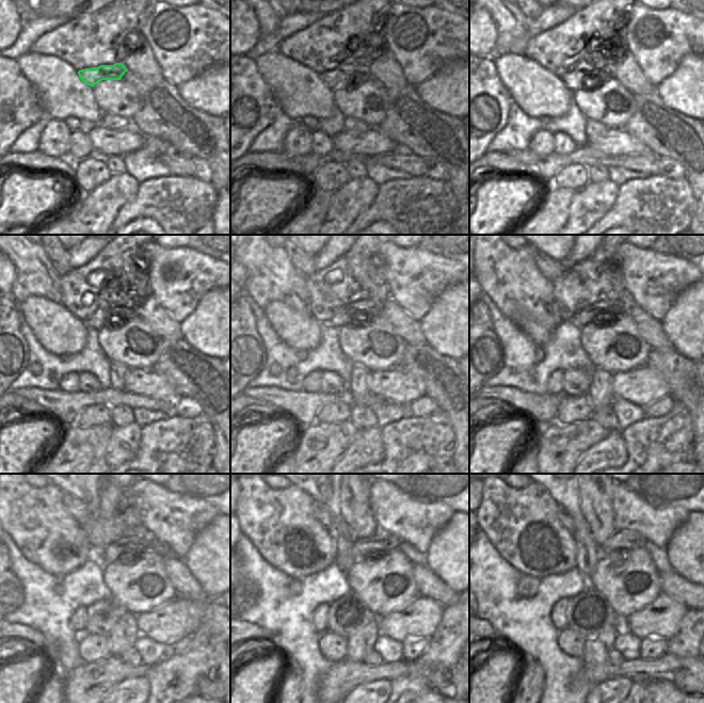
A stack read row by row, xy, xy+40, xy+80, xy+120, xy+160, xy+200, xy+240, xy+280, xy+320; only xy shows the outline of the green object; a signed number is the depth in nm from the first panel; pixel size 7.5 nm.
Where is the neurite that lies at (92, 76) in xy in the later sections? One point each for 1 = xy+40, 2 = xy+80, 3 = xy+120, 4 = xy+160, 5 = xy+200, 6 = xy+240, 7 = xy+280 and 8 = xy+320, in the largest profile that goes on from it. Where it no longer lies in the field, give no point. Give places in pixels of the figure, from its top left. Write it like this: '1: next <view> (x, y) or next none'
1: next xy+40 (341, 77)
2: next xy+80 (579, 78)
3: next xy+120 (101, 318)
4: next xy+160 (356, 312)
5: next xy+200 (595, 313)
6: next xy+240 (117, 552)
7: next xy+280 (381, 541)
8: next xy+320 (622, 539)

